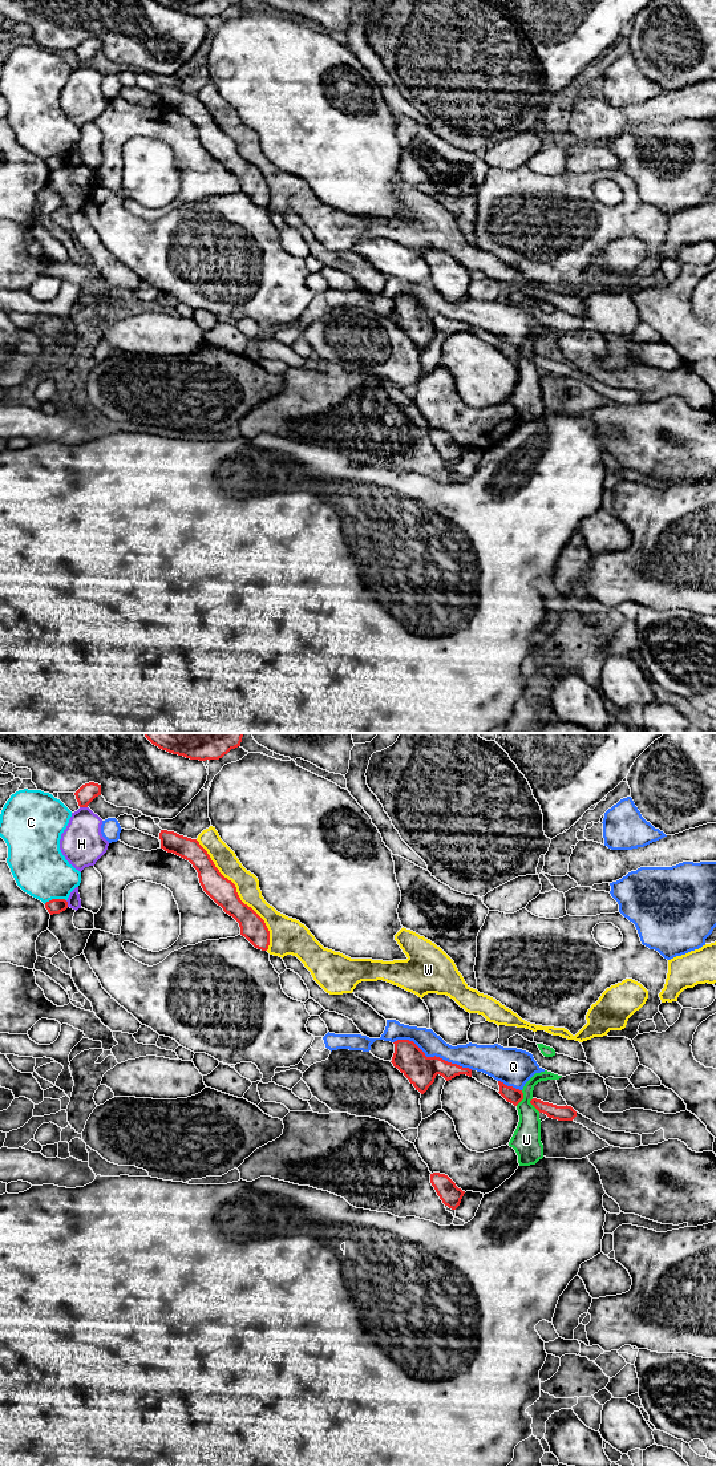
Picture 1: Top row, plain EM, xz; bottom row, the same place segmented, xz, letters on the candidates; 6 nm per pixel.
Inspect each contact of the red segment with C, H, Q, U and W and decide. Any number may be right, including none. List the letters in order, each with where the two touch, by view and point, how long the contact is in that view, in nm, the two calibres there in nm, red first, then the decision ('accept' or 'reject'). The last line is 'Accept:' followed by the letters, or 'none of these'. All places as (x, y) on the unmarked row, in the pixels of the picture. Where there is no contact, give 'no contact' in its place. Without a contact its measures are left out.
C: meets red in xz at (55, 156); contact 140 nm long; 90 nm thick on the red side, 320 nm on the other; reject
H: meets red in xz at (84, 63); contact 50 nm long; 110 nm thick on the red side, 260 nm on the other; reject
Q: meets red in xz at (435, 312); contact 500 nm long; 190 nm thick on the red side, 160 nm on the other; reject
U: meets red in xz at (522, 355); contact 100 nm long; 100 nm thick on the red side, 180 nm on the other; accept
W: meets red in xz at (238, 152); contact 800 nm long; 160 nm thick on the red side, 140 nm on the other; reject
Accept: U

